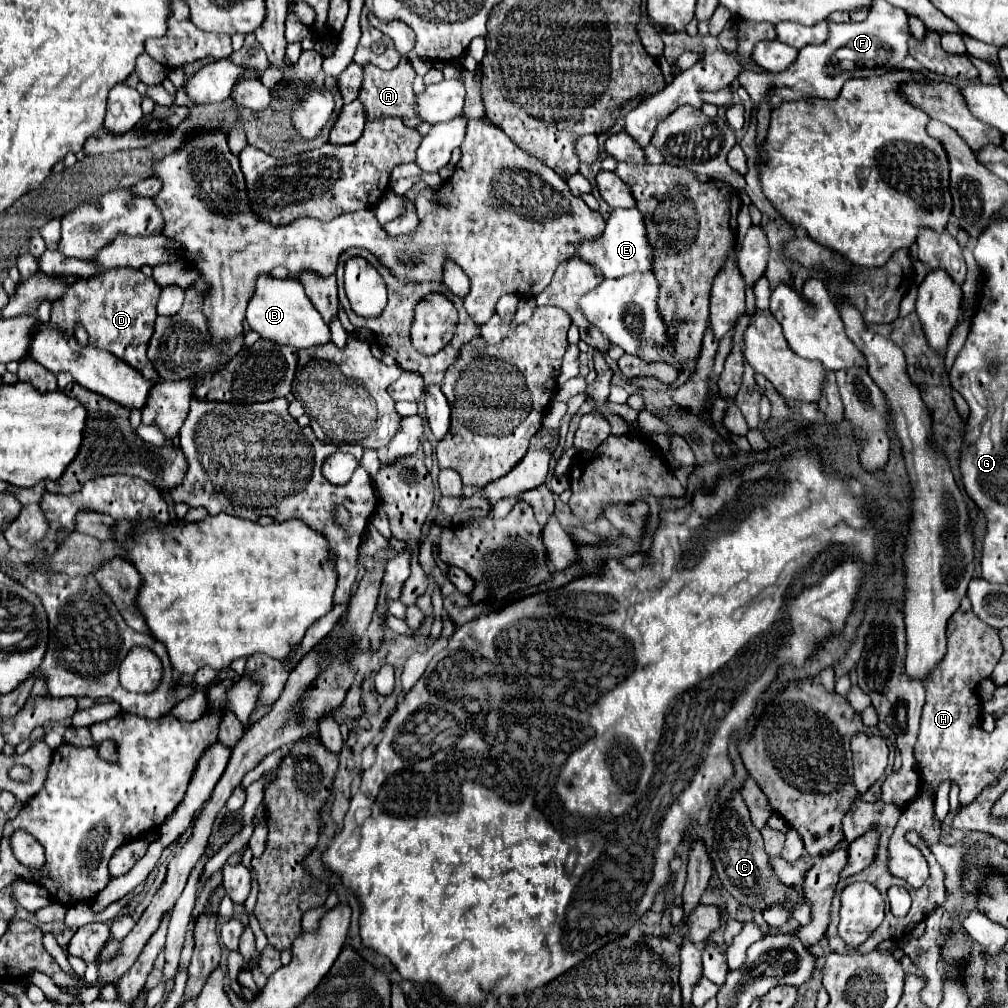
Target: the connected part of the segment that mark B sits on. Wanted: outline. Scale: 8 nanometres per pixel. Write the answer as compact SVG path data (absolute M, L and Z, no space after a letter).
M259 275L245 317L253 331L257 331L263 339L279 345L291 345L303 349L329 341L329 325L323 321L323 317L307 297L303 285L295 277L277 279L271 275Z

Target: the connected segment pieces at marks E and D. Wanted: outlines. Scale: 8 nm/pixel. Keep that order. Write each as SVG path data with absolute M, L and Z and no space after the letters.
M613 209L609 219L605 221L605 229L595 239L583 239L575 247L575 257L593 265L601 275L607 279L629 275L631 271L647 271L651 269L653 251L651 245L645 239L645 227L643 227L643 215L635 209Z
M113 267L95 277L79 277L63 297L53 303L51 323L71 333L73 325L79 321L89 333L89 343L113 353L133 369L137 369L147 381L159 383L161 377L147 357L149 339L153 335L153 323L157 319L157 299L161 287L153 277L145 277L139 269Z

